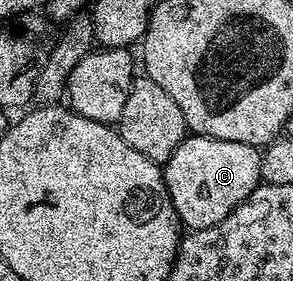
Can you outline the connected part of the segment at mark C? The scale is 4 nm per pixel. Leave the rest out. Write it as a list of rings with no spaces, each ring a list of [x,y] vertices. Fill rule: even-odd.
[[[188,136],[164,163],[164,189],[170,193],[173,213],[191,231],[212,228],[224,220],[261,182],[259,147],[232,140]]]

